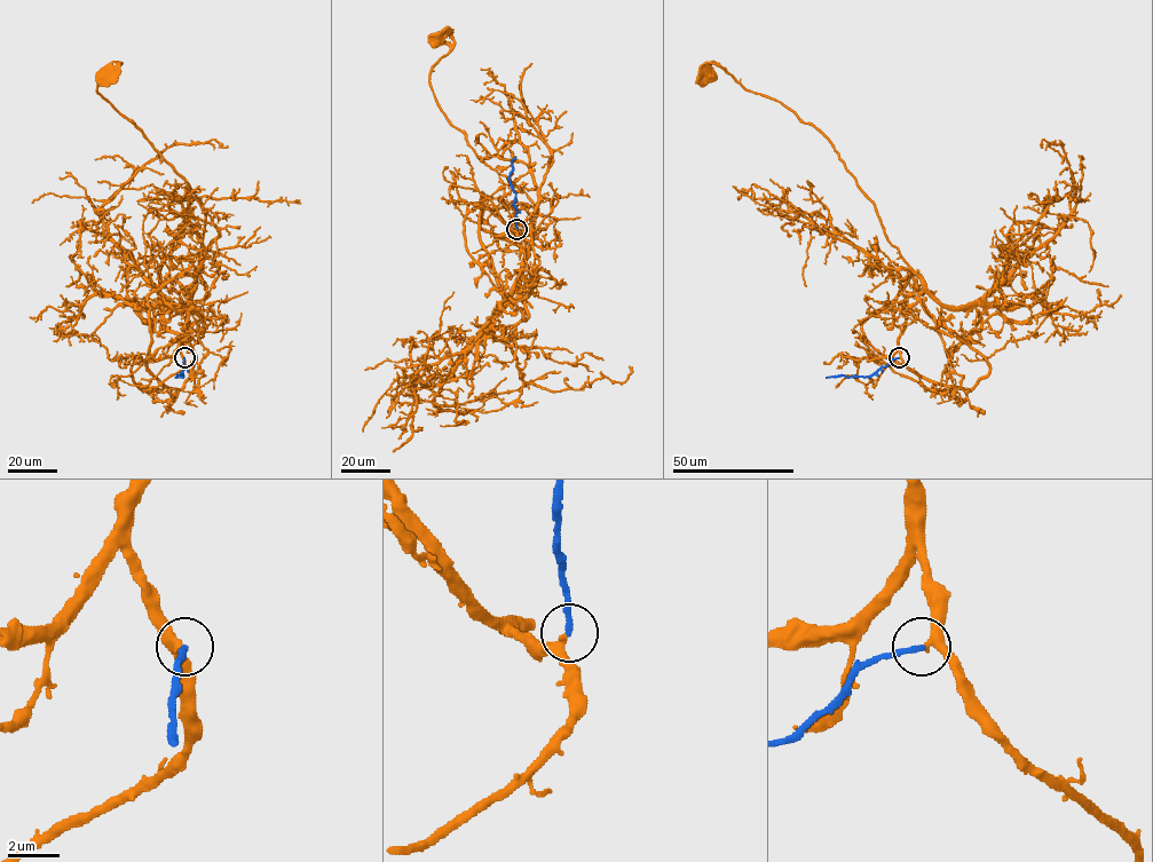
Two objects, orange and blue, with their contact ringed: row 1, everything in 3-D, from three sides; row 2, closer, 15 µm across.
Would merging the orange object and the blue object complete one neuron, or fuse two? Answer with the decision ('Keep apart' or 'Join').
Join

